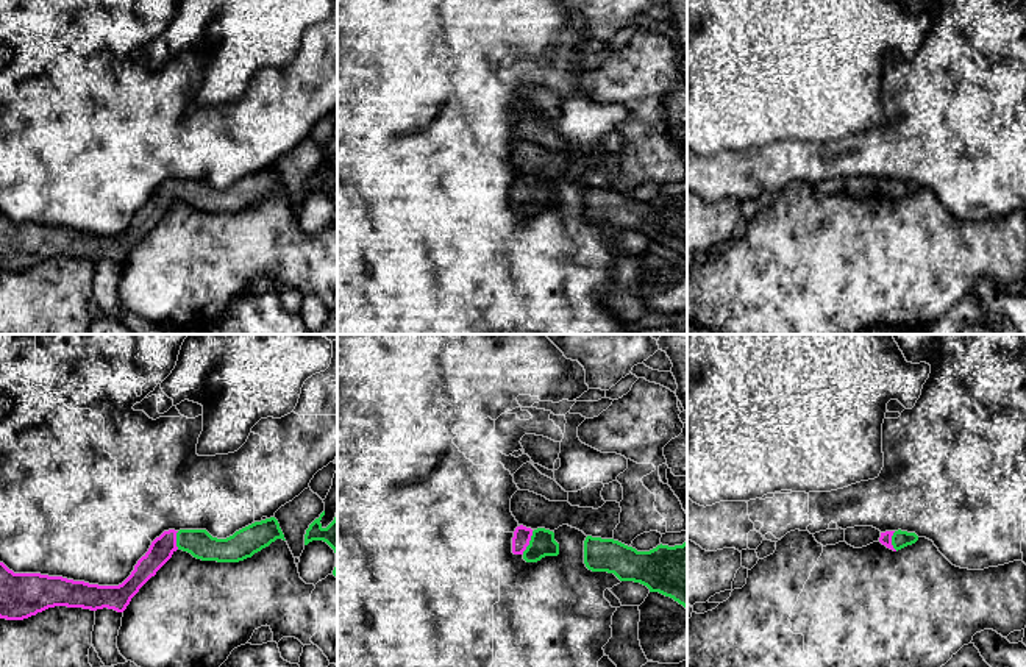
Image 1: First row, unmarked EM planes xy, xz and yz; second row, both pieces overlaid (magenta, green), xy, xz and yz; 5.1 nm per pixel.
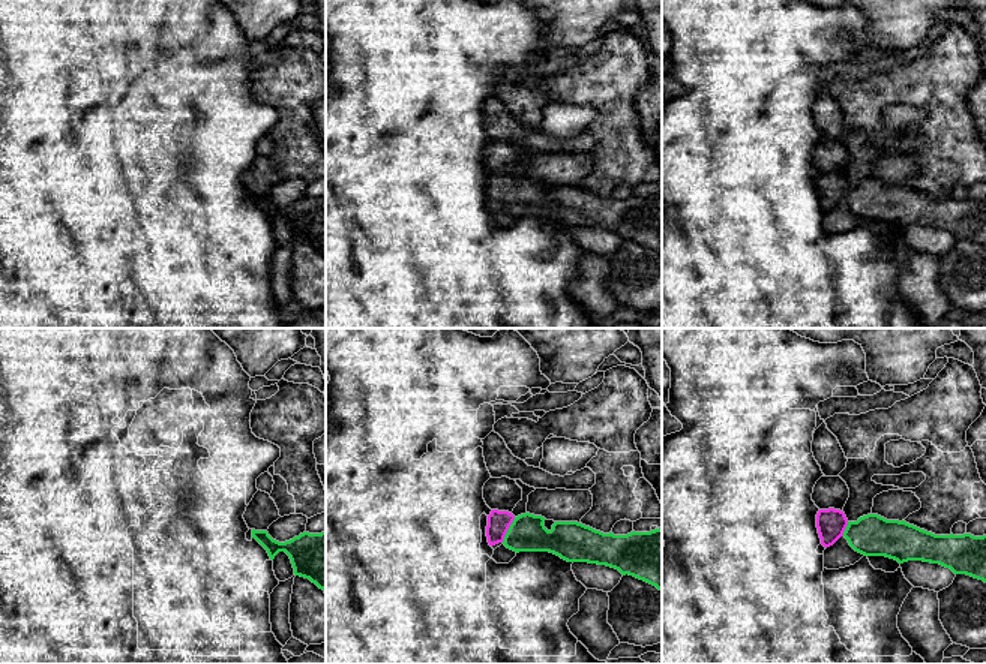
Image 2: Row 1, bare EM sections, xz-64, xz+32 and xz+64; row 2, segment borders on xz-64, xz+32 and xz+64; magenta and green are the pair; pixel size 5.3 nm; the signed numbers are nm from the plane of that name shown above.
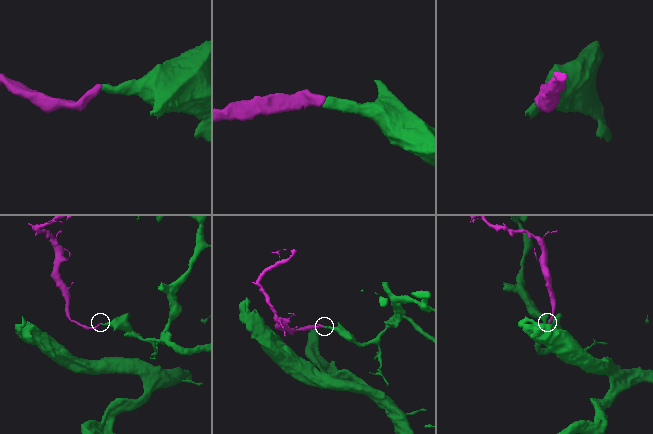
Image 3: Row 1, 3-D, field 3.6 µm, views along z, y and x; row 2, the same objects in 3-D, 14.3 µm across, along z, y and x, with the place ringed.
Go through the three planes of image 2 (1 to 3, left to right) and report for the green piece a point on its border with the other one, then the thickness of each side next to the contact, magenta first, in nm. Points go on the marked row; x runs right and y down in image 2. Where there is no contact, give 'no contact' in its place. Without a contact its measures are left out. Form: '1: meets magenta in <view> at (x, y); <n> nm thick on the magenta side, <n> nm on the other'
1: no contact
2: meets magenta in xz+32 at (508, 529); 130 nm thick on the magenta side, 200 nm on the other
3: meets magenta in xz+64 at (845, 528); 160 nm thick on the magenta side, 220 nm on the other

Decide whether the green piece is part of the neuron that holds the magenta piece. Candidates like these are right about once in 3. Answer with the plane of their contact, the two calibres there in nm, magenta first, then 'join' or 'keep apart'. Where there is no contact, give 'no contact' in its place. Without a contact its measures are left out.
xz | 90/130 nm | join

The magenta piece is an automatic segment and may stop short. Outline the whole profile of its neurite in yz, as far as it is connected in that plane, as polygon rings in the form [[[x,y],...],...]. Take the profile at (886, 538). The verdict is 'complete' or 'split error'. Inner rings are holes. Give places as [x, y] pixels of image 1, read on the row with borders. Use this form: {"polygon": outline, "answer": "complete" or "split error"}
{"polygon": [[[901,530],[881,533],[881,537],[879,537],[879,542],[893,551],[898,551],[907,545],[912,545],[917,540],[918,540],[918,536],[915,533],[907,533]]], "answer": "split error"}

